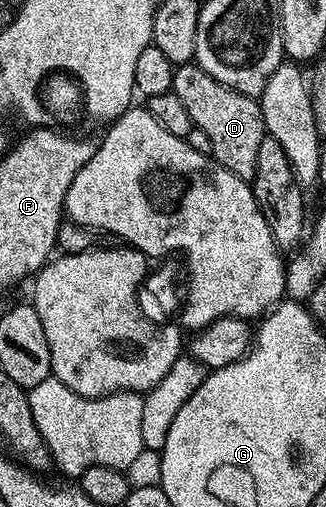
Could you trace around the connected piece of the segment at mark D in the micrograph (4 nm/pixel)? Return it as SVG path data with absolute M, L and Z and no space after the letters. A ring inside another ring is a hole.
M195 62L177 66L172 72L172 91L190 113L193 127L203 129L210 136L211 158L215 159L239 179L252 180L258 169L258 145L266 137L264 118L259 102L251 95L243 95L210 77Z

